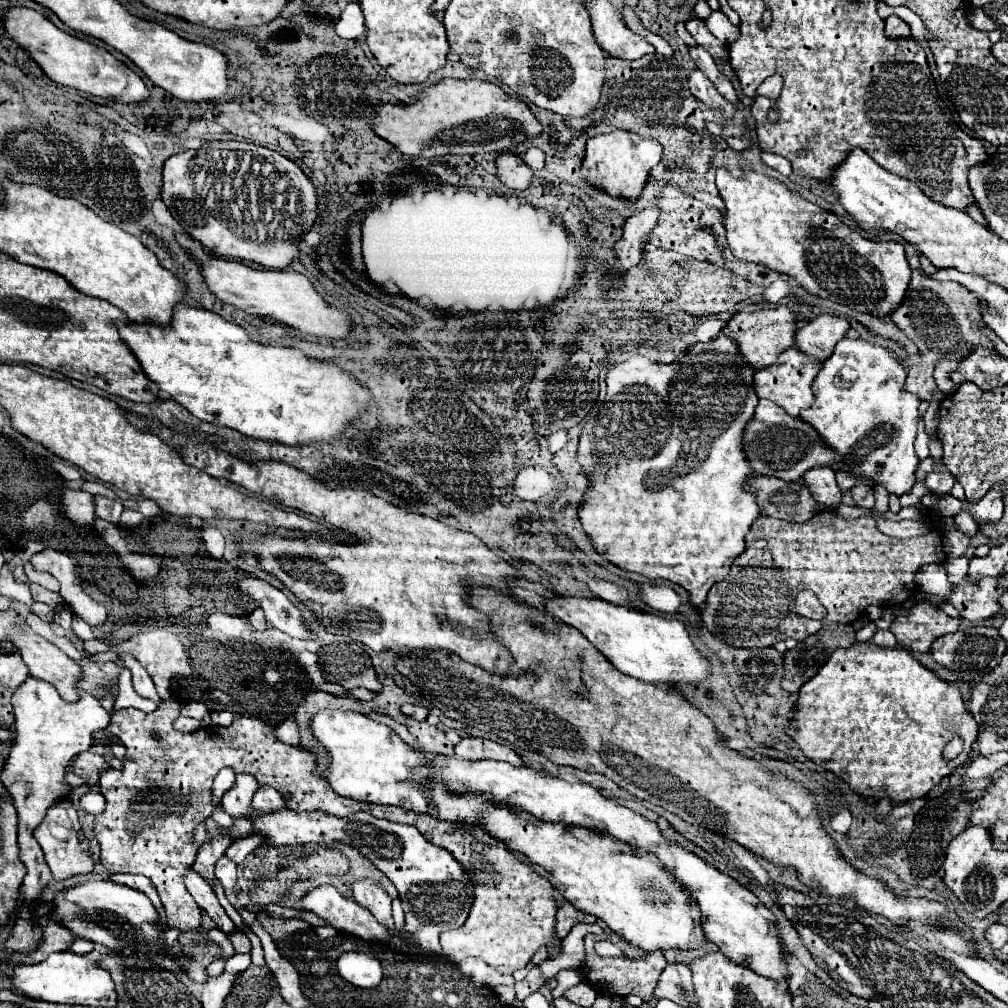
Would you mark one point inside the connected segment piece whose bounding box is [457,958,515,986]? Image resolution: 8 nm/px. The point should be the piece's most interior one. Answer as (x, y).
(481, 975)

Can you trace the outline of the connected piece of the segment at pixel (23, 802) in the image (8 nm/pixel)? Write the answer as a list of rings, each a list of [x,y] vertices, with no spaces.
[[[29,676],[23,682],[23,686],[19,688],[19,694],[13,694],[11,704],[15,712],[15,744],[1,772],[1,782],[11,794],[17,814],[19,814],[19,848],[21,848],[21,860],[27,866],[27,876],[21,888],[25,896],[25,904],[5,944],[5,956],[11,952],[33,950],[33,946],[37,946],[37,942],[41,940],[41,930],[31,924],[31,916],[25,910],[25,906],[31,904],[41,894],[43,886],[51,880],[51,870],[43,858],[43,852],[39,850],[37,840],[33,838],[33,828],[43,820],[47,808],[53,802],[69,796],[71,786],[63,782],[65,766],[79,752],[89,750],[89,746],[93,744],[95,732],[109,726],[111,714],[89,692],[77,690],[77,694],[79,694],[79,700],[65,702],[57,694],[57,688],[53,684],[37,680],[33,676]]]

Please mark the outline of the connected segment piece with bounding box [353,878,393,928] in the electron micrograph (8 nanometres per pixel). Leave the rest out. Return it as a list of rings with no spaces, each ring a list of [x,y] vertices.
[[[363,878],[353,884],[353,898],[367,908],[381,924],[393,928],[393,918],[391,918],[391,898],[389,894],[377,886],[373,880]]]

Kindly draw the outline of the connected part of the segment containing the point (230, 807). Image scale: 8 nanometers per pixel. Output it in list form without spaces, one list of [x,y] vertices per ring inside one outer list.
[[[237,774],[235,784],[221,798],[221,806],[229,816],[239,818],[251,814],[251,786],[257,786],[251,774]]]

